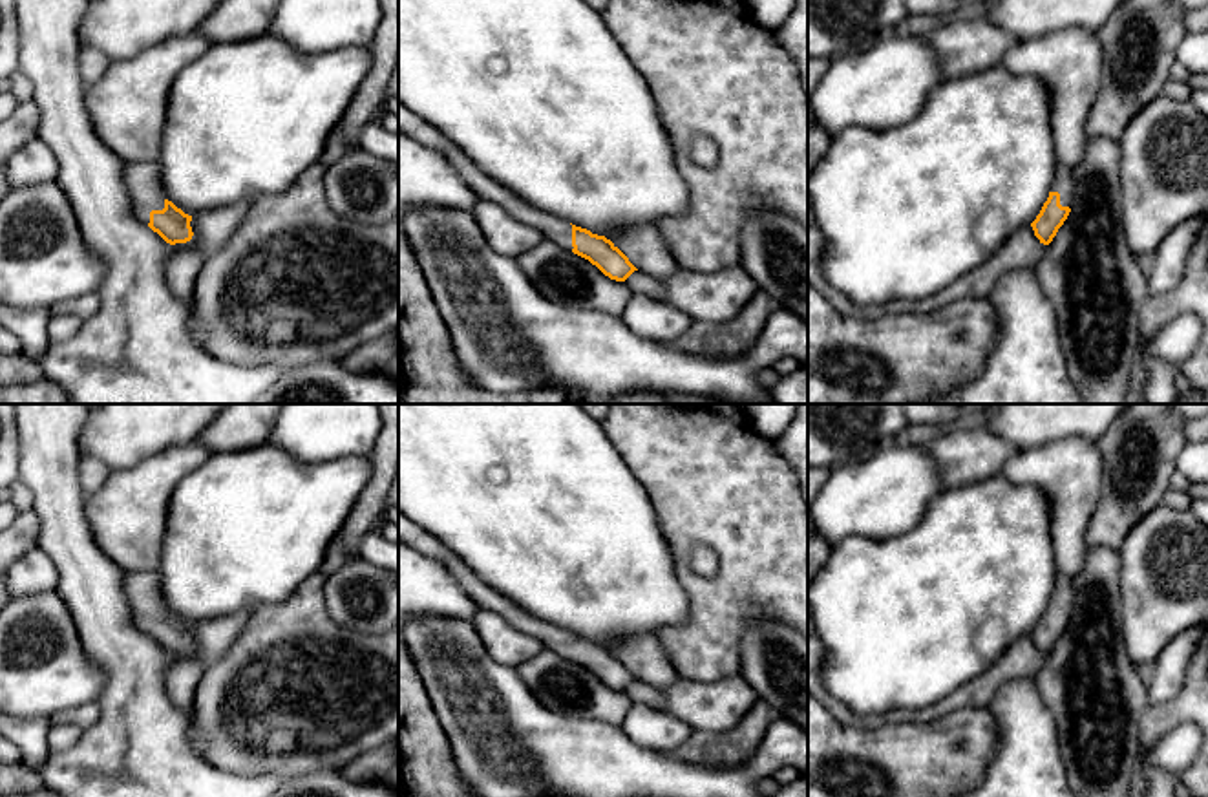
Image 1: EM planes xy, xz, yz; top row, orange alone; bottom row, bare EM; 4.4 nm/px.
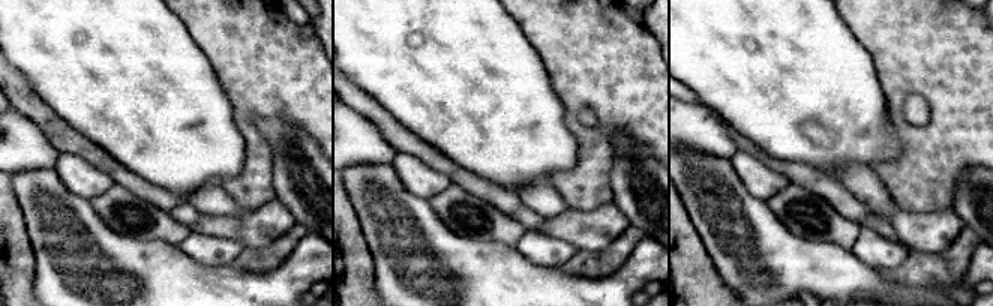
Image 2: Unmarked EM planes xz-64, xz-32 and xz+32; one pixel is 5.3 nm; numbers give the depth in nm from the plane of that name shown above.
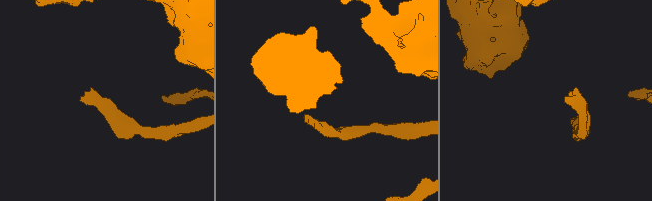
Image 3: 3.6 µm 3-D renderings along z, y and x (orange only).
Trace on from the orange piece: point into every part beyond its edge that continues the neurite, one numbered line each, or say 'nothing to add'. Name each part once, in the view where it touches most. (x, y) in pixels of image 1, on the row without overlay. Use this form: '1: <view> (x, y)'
1: xy (143, 595)

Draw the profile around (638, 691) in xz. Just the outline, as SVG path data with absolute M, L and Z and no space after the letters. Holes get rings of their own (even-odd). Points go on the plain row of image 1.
M634 680L623 693L636 704L665 711L663 691L649 685L643 680Z

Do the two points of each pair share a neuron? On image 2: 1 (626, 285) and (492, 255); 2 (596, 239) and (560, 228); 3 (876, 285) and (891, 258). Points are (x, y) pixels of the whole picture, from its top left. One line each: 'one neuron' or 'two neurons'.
1: one neuron
2: one neuron
3: two neurons

